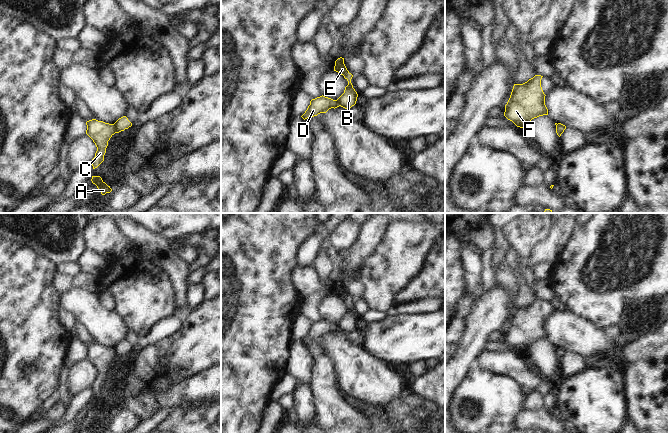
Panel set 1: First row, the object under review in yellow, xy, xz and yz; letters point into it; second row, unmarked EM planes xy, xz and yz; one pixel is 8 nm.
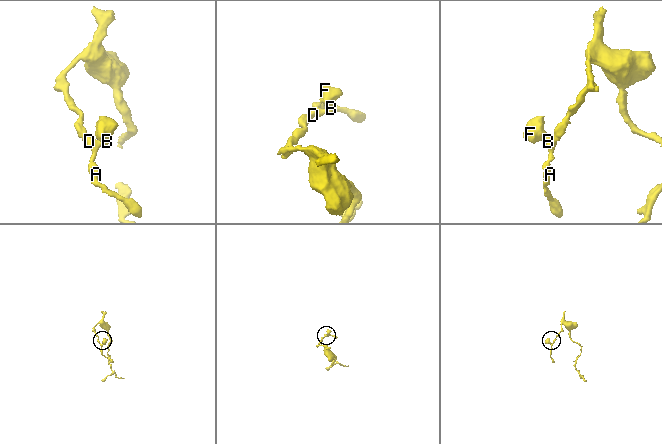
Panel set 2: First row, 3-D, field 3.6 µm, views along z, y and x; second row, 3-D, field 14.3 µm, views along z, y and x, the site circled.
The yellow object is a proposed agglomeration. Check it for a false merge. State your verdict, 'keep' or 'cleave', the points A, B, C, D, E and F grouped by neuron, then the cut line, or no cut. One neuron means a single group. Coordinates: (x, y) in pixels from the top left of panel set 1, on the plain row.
cleave | A C D / B E F | xy (113, 348), (116, 356)

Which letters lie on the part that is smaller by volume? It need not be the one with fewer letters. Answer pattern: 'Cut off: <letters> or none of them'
Cut off: B, E, F

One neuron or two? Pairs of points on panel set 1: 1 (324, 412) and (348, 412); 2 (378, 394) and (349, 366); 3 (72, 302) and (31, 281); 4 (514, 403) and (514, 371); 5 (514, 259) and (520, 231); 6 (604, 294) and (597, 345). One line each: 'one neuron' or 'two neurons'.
1: one neuron
2: one neuron
3: two neurons
4: two neurons
5: two neurons
6: two neurons

